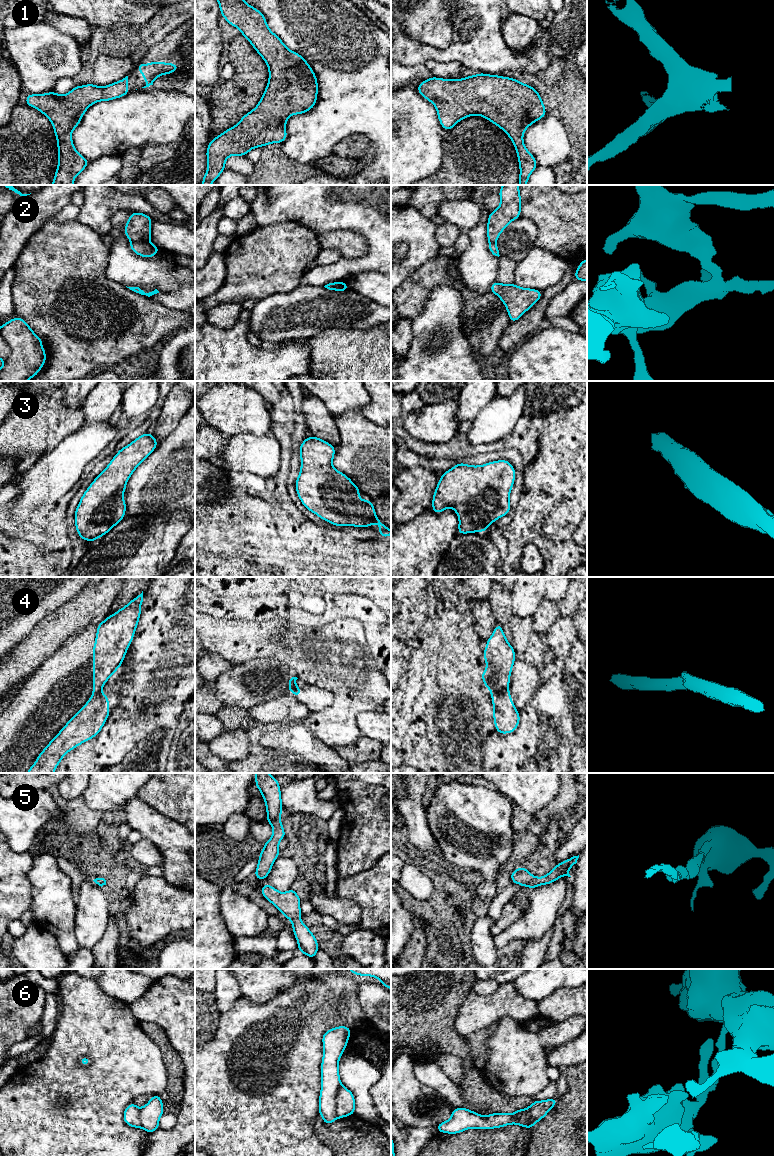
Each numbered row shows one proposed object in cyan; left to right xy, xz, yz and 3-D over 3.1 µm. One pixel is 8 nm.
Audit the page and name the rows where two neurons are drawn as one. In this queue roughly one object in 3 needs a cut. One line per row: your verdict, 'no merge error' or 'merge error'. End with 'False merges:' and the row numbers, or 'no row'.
1: no merge error
2: merge error
3: no merge error
4: merge error
5: no merge error
6: merge error
False merges: 2, 4, 6

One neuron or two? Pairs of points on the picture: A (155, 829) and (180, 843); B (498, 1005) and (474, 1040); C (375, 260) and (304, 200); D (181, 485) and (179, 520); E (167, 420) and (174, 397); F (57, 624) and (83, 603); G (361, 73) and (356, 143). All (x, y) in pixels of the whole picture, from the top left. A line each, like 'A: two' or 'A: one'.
A: one
B: two
C: one
D: two
E: one
F: one
G: two

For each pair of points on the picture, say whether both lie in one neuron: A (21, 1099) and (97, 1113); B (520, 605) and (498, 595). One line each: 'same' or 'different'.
A: same
B: different

